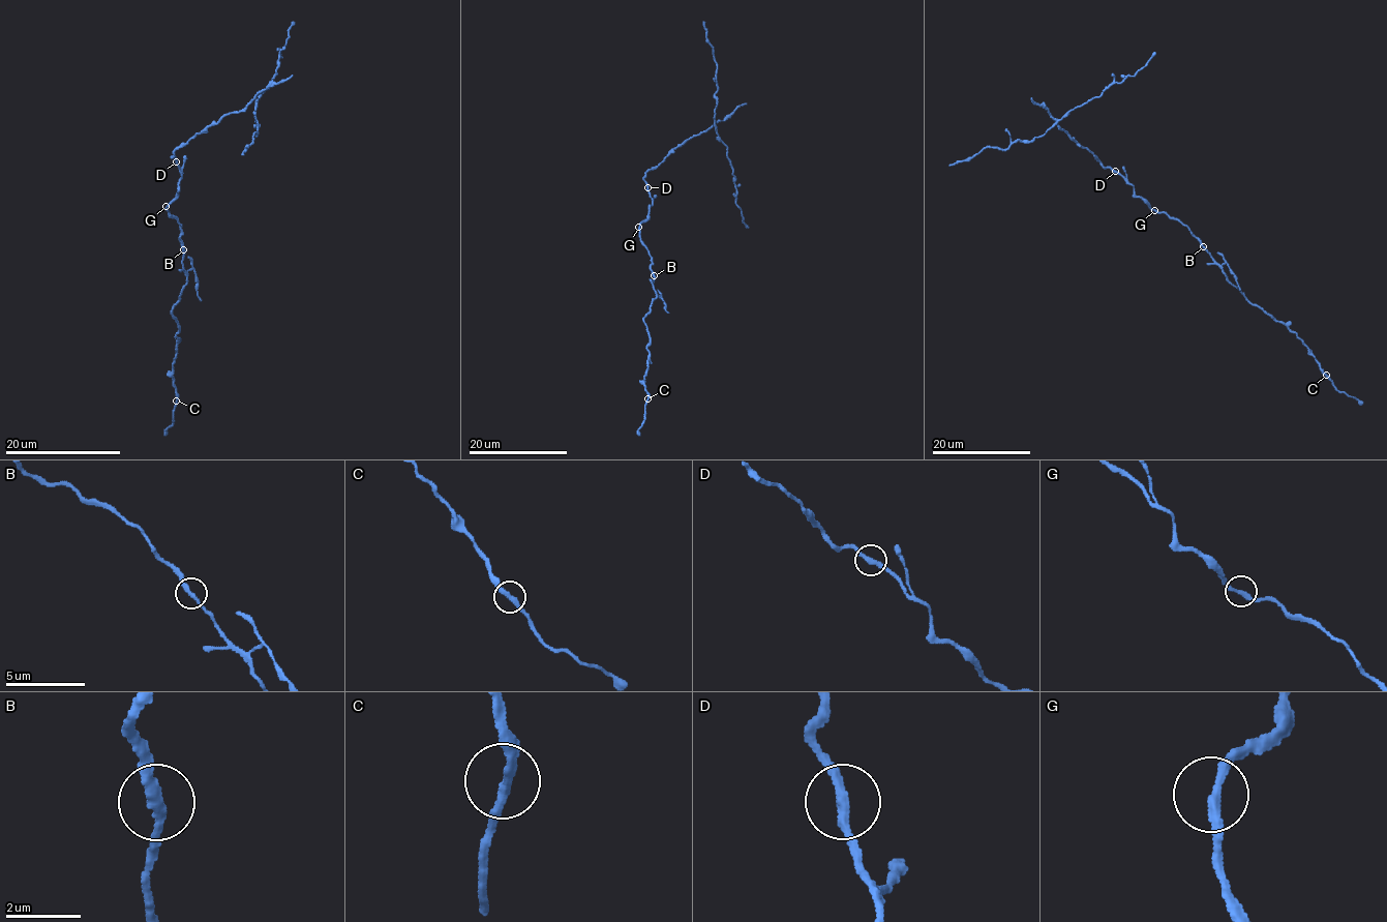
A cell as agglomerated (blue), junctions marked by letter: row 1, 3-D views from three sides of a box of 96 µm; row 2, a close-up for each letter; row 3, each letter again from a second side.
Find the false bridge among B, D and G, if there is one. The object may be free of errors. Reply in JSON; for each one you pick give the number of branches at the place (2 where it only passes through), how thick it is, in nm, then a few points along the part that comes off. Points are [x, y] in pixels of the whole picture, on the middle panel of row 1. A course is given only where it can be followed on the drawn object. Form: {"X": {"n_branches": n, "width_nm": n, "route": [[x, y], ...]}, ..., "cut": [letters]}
{"B": {"n_branches": 2, "width_nm": 260, "route": [[654, 275], [652, 288], [656, 297], [643, 319], [650, 336], [644, 387], [649, 394], [638, 436]]}, "cut": ["B"]}

